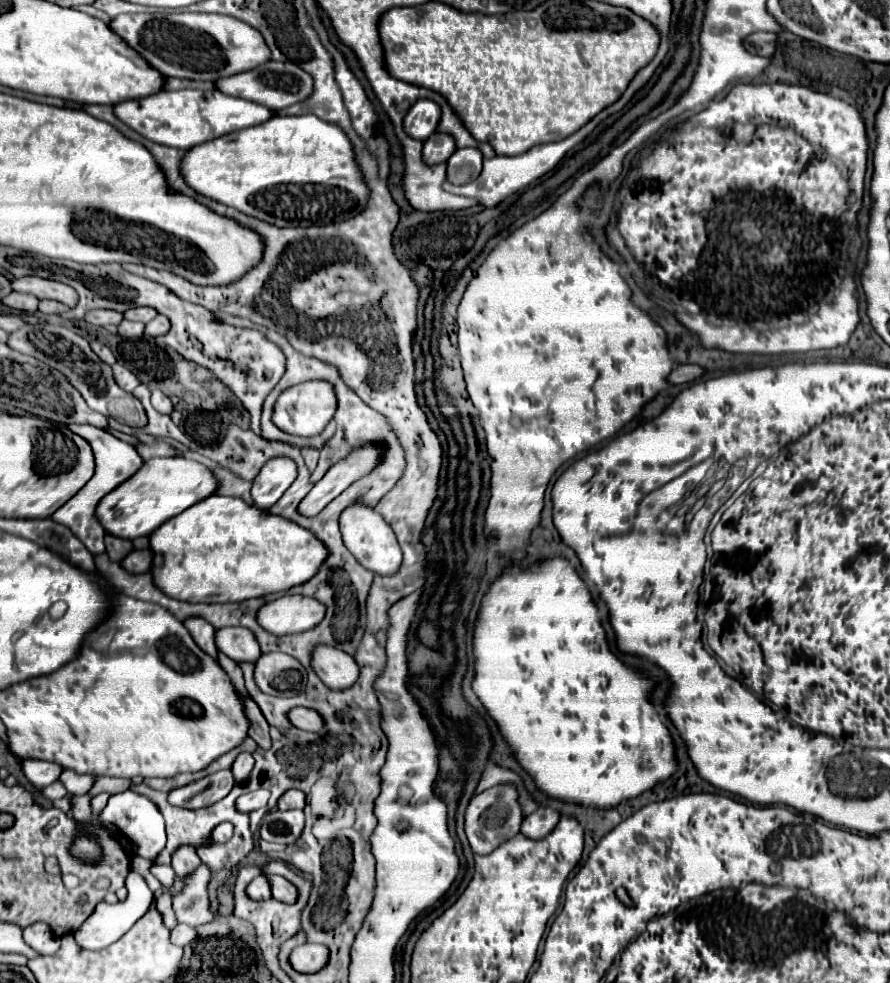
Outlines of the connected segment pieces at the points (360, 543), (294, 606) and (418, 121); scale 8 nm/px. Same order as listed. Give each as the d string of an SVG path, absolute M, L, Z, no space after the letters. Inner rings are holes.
M356 501L340 513L338 523L340 523L340 533L346 549L356 557L356 561L360 561L360 565L380 575L396 573L396 567L400 567L400 561L402 561L402 551L396 541L396 535L392 533L390 525L384 521L380 513L376 513L370 505Z
M282 595L266 601L256 613L258 625L272 635L300 633L304 629L312 629L312 625L320 623L322 619L324 605L304 595Z
M428 99L418 101L404 117L404 131L408 137L426 141L436 131L436 121L440 121L440 107Z

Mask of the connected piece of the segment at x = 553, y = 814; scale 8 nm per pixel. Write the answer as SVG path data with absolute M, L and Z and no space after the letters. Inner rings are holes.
M540 807L536 809L532 815L528 815L524 821L522 821L522 827L520 827L520 833L524 837L530 837L534 841L546 837L558 823L560 815L556 809L550 809L550 807Z

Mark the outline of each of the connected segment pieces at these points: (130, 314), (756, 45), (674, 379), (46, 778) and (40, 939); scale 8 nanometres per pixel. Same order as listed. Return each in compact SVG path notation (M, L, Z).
M136 307L136 309L128 309L124 313L124 319L128 321L140 321L140 323L148 323L156 317L158 313L154 309L148 309L148 307Z
M752 33L744 39L744 47L760 57L770 57L776 47L776 35L774 33Z
M678 365L678 367L670 373L668 381L670 381L672 385L682 385L682 383L690 383L690 381L698 379L700 375L702 375L702 369L700 369L700 367L694 367L694 365Z
M40 759L22 761L22 771L26 779L36 788L46 787L58 780L62 770L58 764Z
M36 923L24 929L24 941L40 955L54 955L60 949L60 939L44 923Z

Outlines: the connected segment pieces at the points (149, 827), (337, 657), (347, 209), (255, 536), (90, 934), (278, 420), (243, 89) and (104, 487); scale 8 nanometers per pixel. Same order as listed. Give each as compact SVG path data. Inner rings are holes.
M130 789L122 791L118 795L112 795L110 801L108 801L108 805L106 805L106 809L102 811L100 819L102 819L102 823L106 827L116 827L120 833L124 833L128 837L132 849L138 855L142 855L142 857L146 857L150 861L154 861L154 857L158 857L160 849L166 845L164 819L158 813L156 805L152 801L148 801L146 797L140 797L138 793L132 793Z
M316 645L312 649L310 665L322 679L322 683L330 689L346 689L358 679L356 661L348 653L332 645Z
M274 115L262 125L196 145L184 153L180 175L196 193L276 227L344 221L368 199L348 137L316 115Z
M210 495L178 517L168 519L150 535L152 581L168 597L188 603L236 603L252 597L264 597L276 591L288 591L300 581L308 581L328 555L324 545L306 533L300 525L284 521L284 517L256 509L236 497Z
M130 871L125 881L125 887L128 891L128 897L126 897L124 901L118 901L118 903L114 903L114 905L110 905L110 903L106 903L106 901L100 901L100 903L96 905L96 909L92 911L92 915L90 915L90 917L80 925L80 929L74 933L74 941L76 941L82 949L96 951L96 949L104 949L104 947L112 945L114 941L118 941L118 939L136 923L136 919L140 919L140 917L150 909L154 896L142 876Z
M306 381L298 383L294 387L288 387L274 403L274 413L272 413L272 423L290 435L300 435L300 437L314 437L324 431L328 421L336 413L336 395L332 393L332 385L326 381Z
M266 61L250 71L244 73L236 73L232 77L222 77L218 81L214 81L216 89L224 95L232 95L232 97L240 97L252 103L260 103L264 107L268 107L270 111L280 111L288 105L294 105L298 101L304 101L310 93L312 93L312 77L308 73L304 73L296 63L278 63L278 61Z
M70 425L70 431L84 437L92 451L94 451L94 457L96 457L96 473L94 477L68 501L64 503L54 515L52 515L52 521L68 527L84 545L86 549L92 553L92 555L98 555L98 553L104 553L104 529L102 525L98 523L96 519L96 505L100 503L100 499L110 493L112 489L116 489L122 481L126 481L128 477L132 477L140 467L142 467L142 457L136 453L136 449L130 445L130 443L124 443L120 441L118 437L114 437L112 433L108 431L102 431L102 429L96 429L92 425Z

